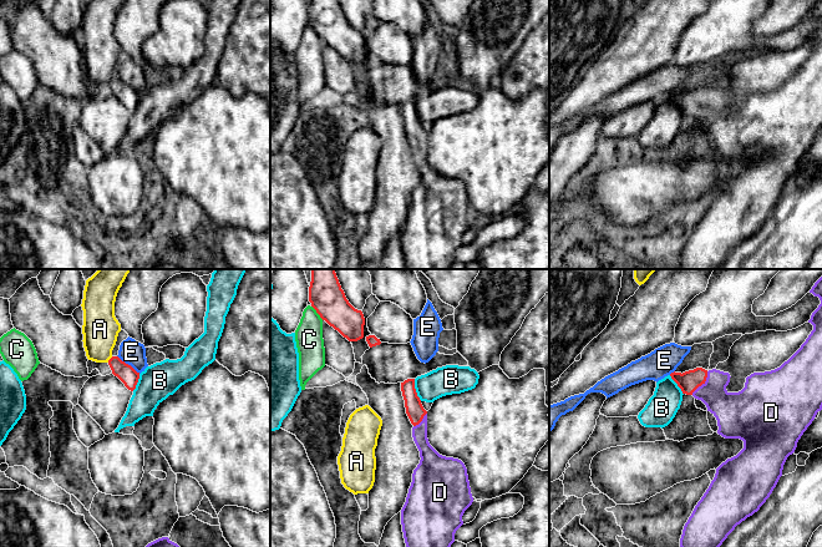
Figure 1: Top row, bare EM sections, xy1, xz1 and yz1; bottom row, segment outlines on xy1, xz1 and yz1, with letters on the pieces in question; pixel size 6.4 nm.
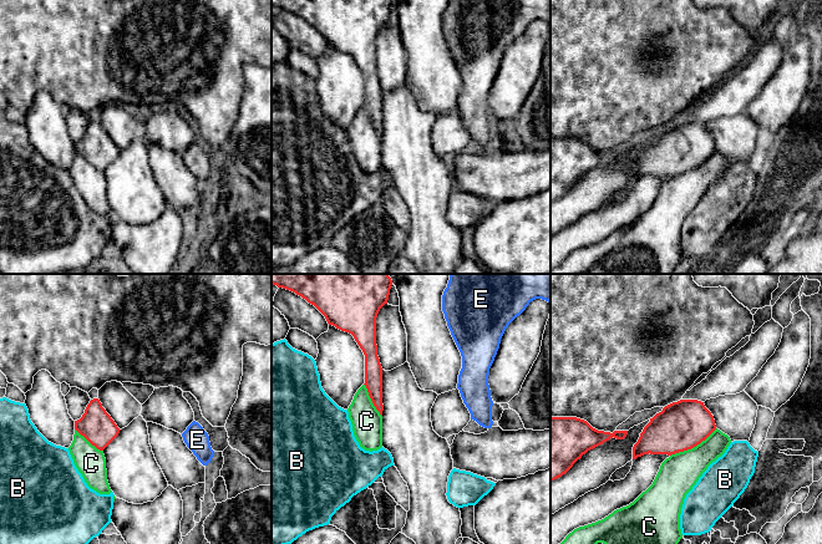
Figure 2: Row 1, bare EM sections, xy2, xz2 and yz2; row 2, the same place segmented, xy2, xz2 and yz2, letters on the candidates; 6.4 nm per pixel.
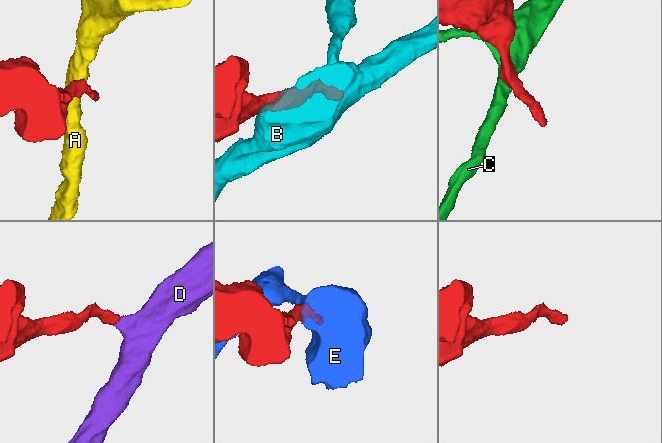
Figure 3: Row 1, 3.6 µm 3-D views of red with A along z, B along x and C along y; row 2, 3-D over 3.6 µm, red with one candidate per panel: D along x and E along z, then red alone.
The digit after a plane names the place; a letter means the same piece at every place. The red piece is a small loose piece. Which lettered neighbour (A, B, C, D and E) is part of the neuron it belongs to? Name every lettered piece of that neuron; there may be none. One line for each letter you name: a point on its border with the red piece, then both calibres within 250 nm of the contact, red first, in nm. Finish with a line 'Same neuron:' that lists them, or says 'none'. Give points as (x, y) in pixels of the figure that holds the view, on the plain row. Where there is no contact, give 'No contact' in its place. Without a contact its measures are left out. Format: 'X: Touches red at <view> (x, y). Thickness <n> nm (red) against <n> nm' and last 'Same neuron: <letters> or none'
D: Touches red at yz1 (703, 104). Thickness 140 nm (red) against 220 nm
Same neuron: D

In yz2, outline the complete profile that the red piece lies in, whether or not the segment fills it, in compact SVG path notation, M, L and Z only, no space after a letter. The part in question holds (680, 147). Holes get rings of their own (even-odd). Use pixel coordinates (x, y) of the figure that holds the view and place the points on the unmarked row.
M680 121L656 134L644 148L633 168L633 181L644 176L675 176L691 171L716 151L704 123Z

